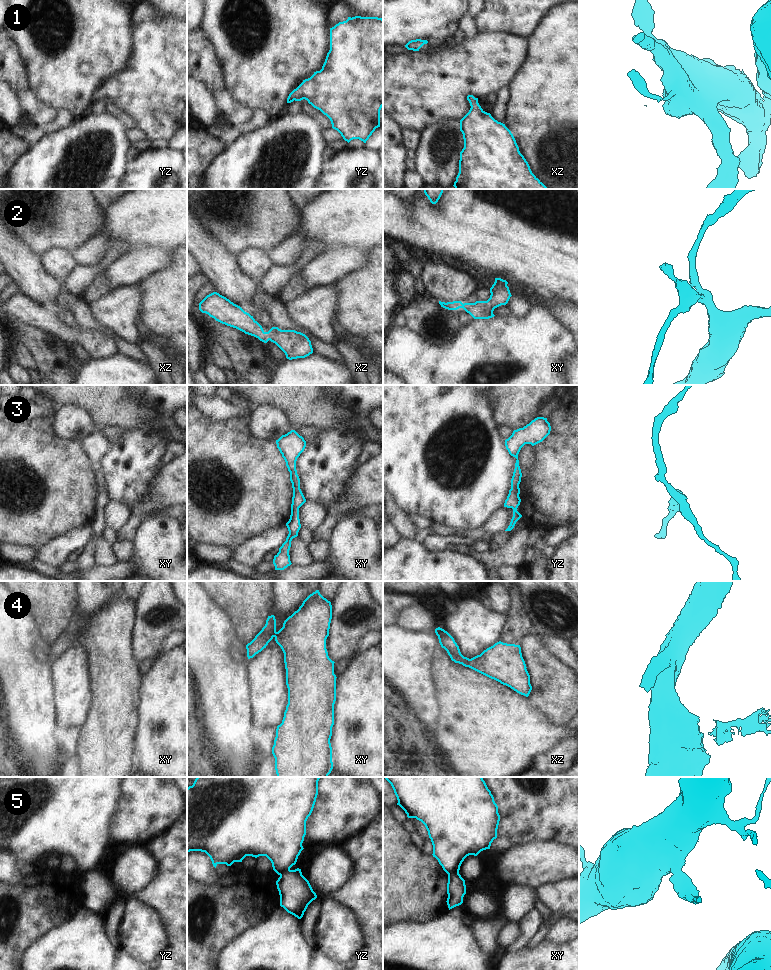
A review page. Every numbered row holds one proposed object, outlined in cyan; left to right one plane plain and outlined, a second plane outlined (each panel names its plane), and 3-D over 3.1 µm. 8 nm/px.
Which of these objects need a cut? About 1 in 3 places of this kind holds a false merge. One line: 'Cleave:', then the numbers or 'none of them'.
Cleave: 5

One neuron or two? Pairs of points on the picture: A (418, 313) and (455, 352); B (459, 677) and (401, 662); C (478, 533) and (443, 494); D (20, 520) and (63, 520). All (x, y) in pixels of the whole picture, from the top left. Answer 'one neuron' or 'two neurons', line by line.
A: two neurons
B: two neurons
C: two neurons
D: one neuron

